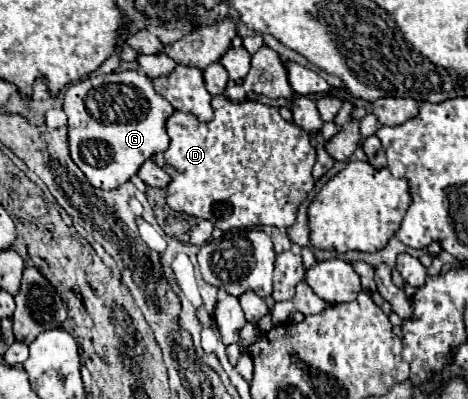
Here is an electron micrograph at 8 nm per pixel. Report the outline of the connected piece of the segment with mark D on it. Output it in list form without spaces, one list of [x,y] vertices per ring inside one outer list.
[[[224,95],[212,99],[214,119],[208,123],[198,121],[190,113],[176,111],[168,119],[170,147],[164,153],[152,157],[170,177],[168,205],[174,211],[184,211],[192,217],[208,219],[218,229],[254,229],[262,225],[290,227],[296,221],[296,209],[314,187],[312,165],[316,163],[316,149],[310,145],[310,135],[296,123],[286,121],[276,107],[262,105],[256,101],[230,103]]]

